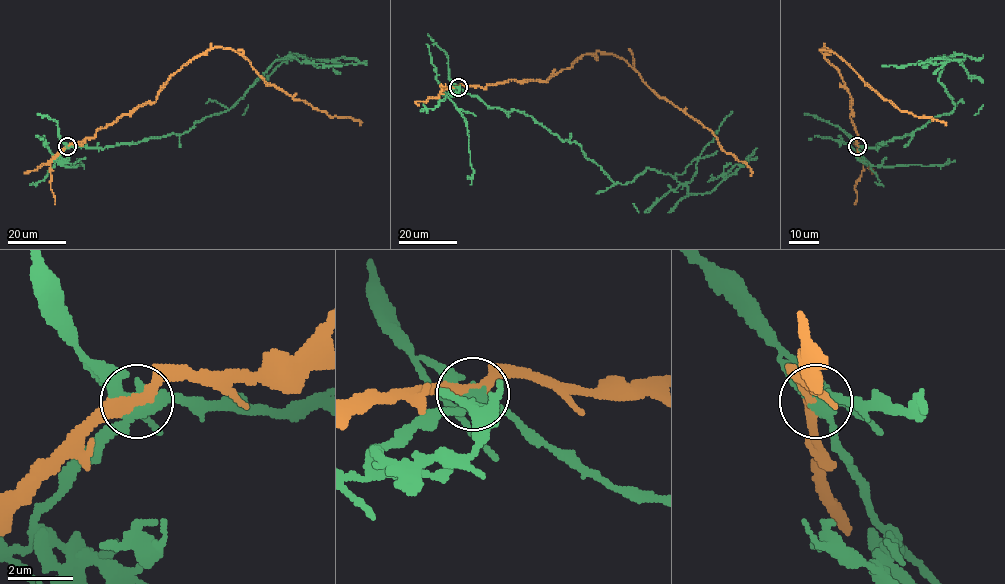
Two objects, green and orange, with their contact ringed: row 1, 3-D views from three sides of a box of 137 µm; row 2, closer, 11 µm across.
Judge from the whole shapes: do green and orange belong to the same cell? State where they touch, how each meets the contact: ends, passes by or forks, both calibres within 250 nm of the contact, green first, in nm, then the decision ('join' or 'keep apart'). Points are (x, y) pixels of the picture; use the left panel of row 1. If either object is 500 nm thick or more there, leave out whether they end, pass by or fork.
(67, 146) | green forks | orange passes by | 400/300 nm | keep apart

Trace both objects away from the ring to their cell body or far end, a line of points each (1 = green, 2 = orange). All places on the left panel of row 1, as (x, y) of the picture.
1: (67, 146), (100, 148), (187, 133), (196, 122), (228, 111), (276, 60), (297, 54), (354, 58), (366, 65)
2: (67, 146), (155, 100), (171, 75), (215, 47), (241, 54), (294, 98), (360, 125)

